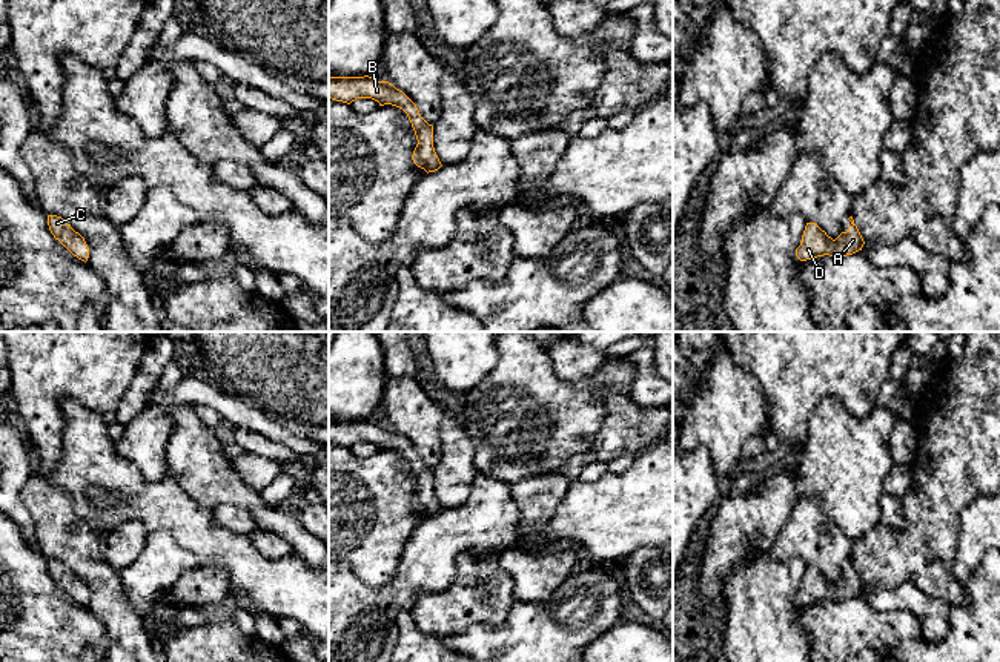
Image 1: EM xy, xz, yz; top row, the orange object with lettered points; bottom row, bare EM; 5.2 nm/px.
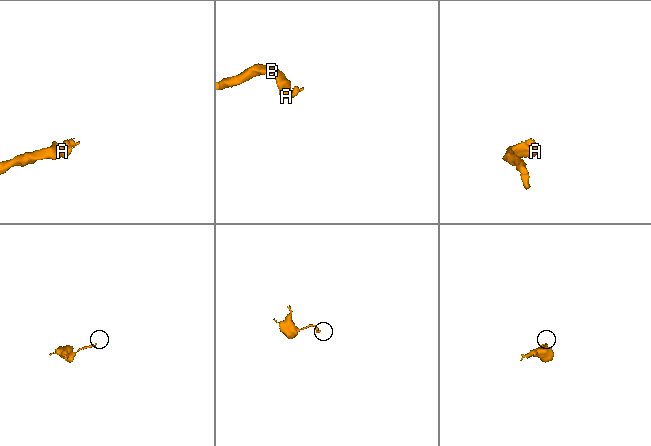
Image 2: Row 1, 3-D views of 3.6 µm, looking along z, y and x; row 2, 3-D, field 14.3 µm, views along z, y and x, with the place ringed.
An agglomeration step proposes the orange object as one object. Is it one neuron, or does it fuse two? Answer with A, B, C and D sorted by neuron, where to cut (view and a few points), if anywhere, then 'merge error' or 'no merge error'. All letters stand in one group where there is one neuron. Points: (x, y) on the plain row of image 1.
A B C D | no cut | no merge error

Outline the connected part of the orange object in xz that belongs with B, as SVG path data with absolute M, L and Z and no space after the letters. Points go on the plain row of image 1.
M329 421L329 442L350 449L356 442L372 442L379 450L392 449L402 453L415 475L418 488L413 495L413 507L427 518L438 515L442 508L433 492L433 470L419 458L416 449L389 425L364 421Z

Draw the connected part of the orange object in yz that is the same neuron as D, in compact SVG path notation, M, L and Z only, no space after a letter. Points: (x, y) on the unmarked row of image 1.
M853 561L848 562L851 570L842 576L836 584L826 579L816 567L806 567L800 590L796 593L796 601L800 605L813 604L817 601L846 601L862 594L865 585L854 568Z

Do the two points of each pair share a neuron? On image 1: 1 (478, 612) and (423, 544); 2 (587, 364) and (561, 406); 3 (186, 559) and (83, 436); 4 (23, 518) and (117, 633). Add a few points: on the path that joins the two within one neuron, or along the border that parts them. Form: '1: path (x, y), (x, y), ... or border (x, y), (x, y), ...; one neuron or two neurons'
1: border (480, 556), (461, 553), (444, 589), (420, 593); two neurons
2: border (550, 357), (570, 383), (590, 378), (605, 360); two neurons
3: border (149, 532), (166, 530), (180, 546), (191, 552); two neurons
4: border (20, 498), (33, 521), (39, 550); two neurons

